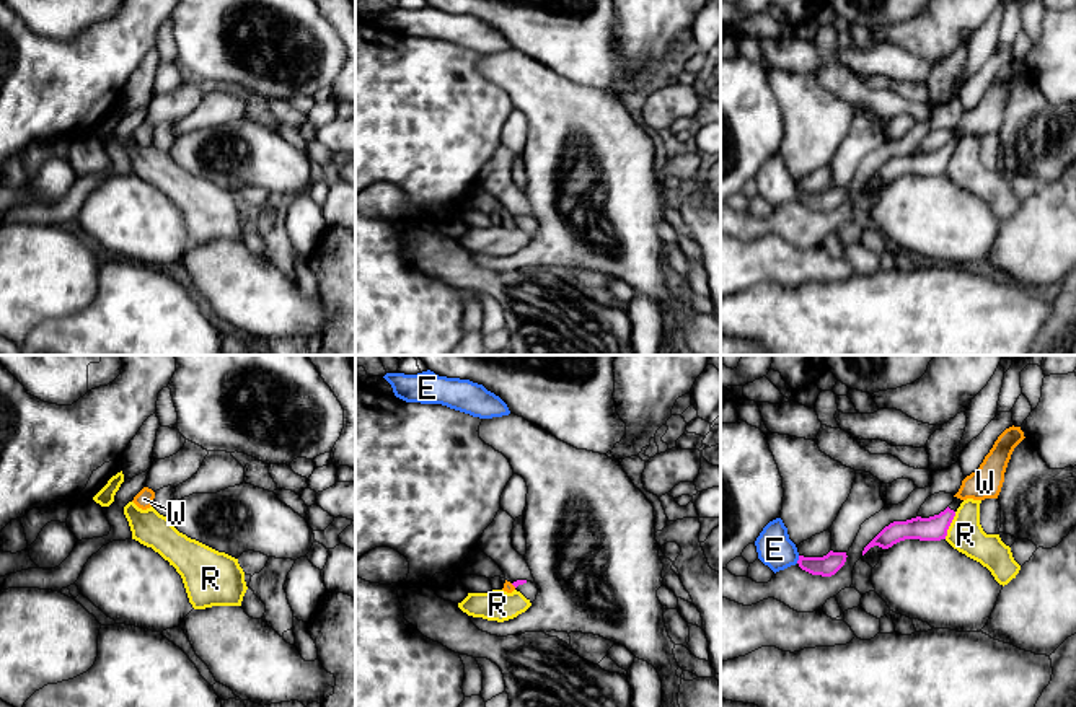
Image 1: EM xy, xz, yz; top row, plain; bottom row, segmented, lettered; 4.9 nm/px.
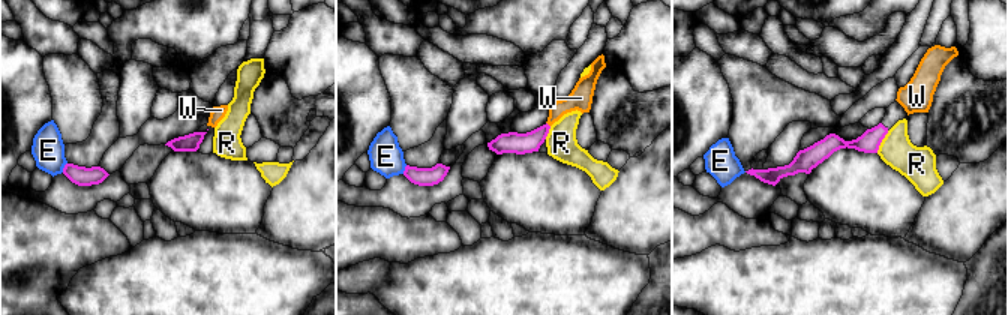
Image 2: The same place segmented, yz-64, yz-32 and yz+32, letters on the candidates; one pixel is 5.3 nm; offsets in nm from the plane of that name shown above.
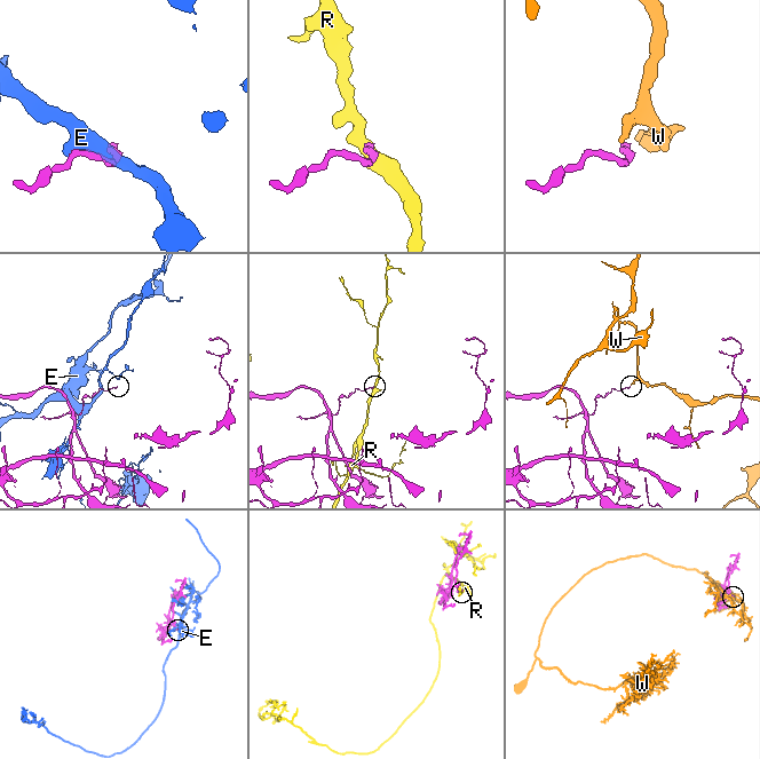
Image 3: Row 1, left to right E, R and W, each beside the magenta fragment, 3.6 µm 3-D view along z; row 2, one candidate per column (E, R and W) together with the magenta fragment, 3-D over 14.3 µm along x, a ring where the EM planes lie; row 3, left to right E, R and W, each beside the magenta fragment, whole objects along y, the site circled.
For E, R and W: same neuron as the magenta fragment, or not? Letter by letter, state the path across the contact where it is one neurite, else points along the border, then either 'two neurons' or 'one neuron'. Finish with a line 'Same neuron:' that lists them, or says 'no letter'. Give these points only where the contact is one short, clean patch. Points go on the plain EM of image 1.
E: two neurons
R: border along yz (956, 147), (944, 173); two neurons
W: border along xz (511, 219), (515, 222); two neurons
Same neuron: no letter

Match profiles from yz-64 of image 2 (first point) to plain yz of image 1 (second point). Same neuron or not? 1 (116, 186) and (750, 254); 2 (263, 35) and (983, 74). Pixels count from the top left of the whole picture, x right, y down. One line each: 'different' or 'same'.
1: different
2: same

